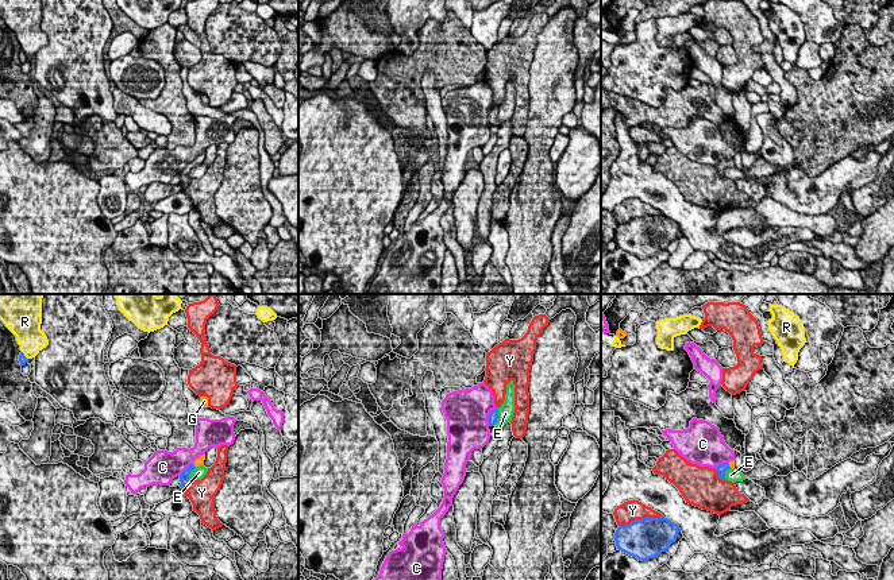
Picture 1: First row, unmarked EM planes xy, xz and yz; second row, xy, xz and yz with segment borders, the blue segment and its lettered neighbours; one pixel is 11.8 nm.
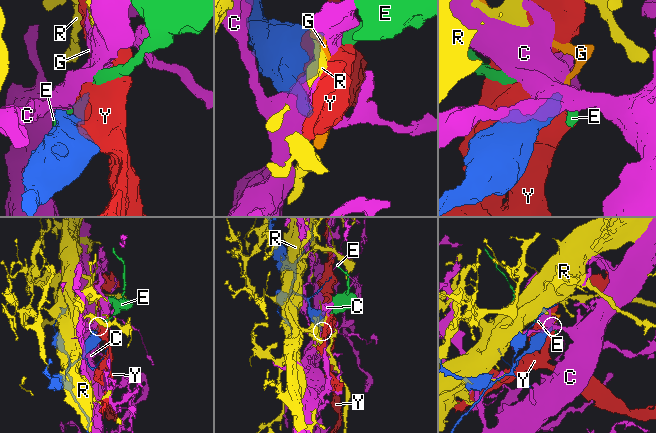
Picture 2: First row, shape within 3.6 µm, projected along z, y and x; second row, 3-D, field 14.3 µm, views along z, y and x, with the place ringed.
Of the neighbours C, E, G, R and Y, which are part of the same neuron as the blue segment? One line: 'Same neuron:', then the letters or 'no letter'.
Same neuron: G

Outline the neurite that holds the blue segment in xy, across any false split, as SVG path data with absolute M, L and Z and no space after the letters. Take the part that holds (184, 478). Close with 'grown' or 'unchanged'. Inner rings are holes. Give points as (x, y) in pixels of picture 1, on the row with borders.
M205 455L200 456L199 459L194 460L193 464L190 464L181 475L180 475L180 487L182 488L182 494L188 490L190 484L189 475L190 472L196 468L204 464Z | grown

